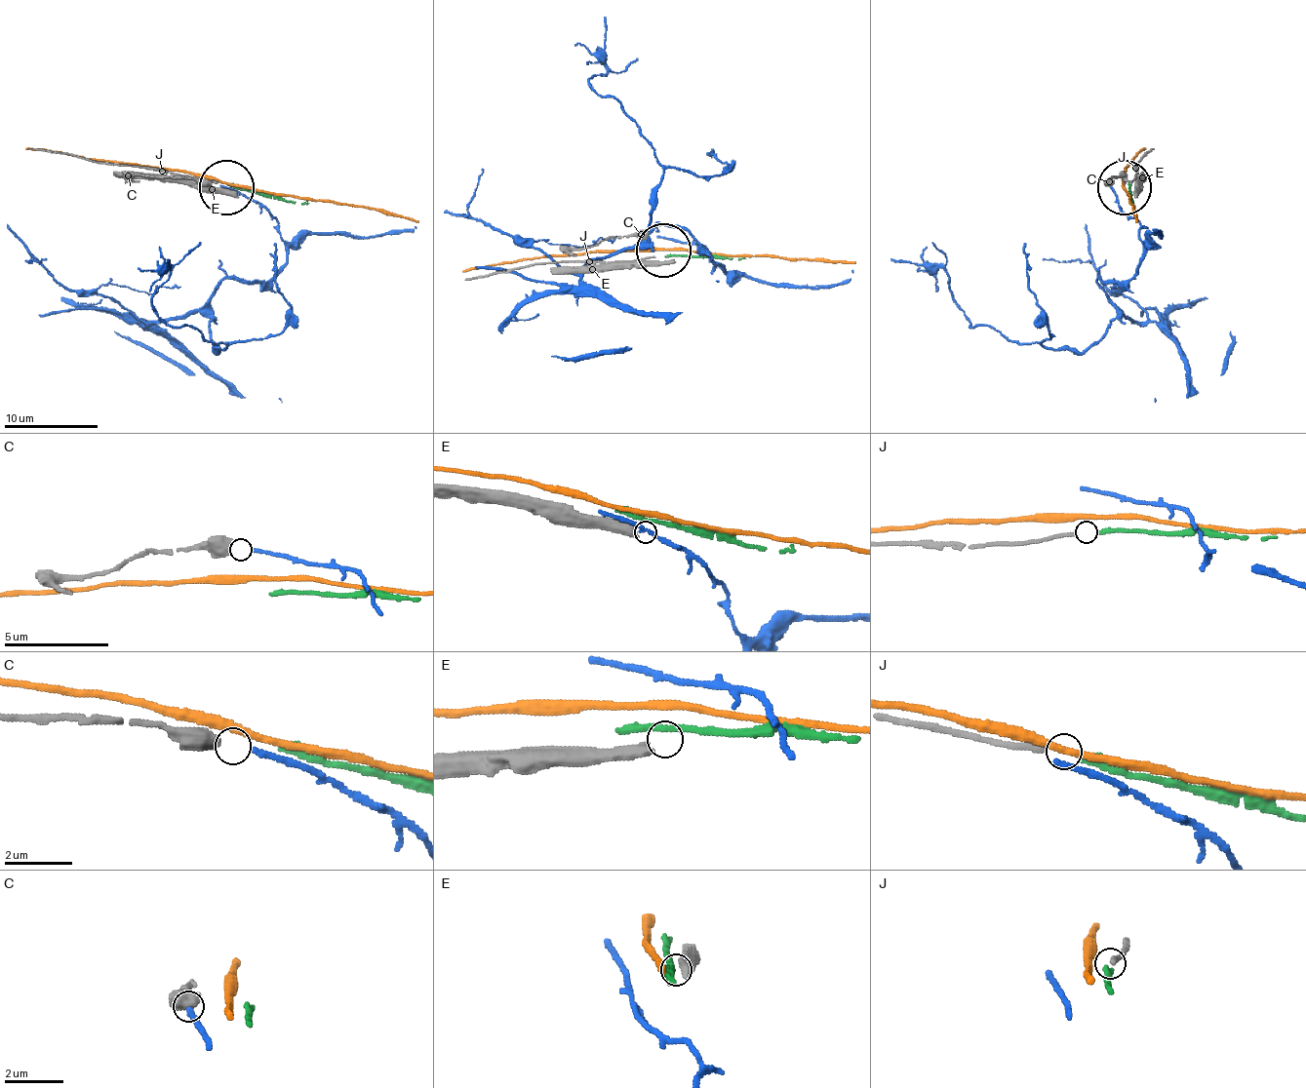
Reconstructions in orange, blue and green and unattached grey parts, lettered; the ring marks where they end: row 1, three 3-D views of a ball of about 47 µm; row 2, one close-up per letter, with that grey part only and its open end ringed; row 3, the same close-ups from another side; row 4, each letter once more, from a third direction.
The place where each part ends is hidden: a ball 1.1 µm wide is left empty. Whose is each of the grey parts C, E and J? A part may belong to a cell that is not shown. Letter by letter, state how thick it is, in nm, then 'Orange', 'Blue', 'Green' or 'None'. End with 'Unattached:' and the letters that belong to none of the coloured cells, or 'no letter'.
C: Thickness 650 nm. Blue
E: Thickness 380 nm. None
J: Thickness 180 nm. Green
Unattached: E

